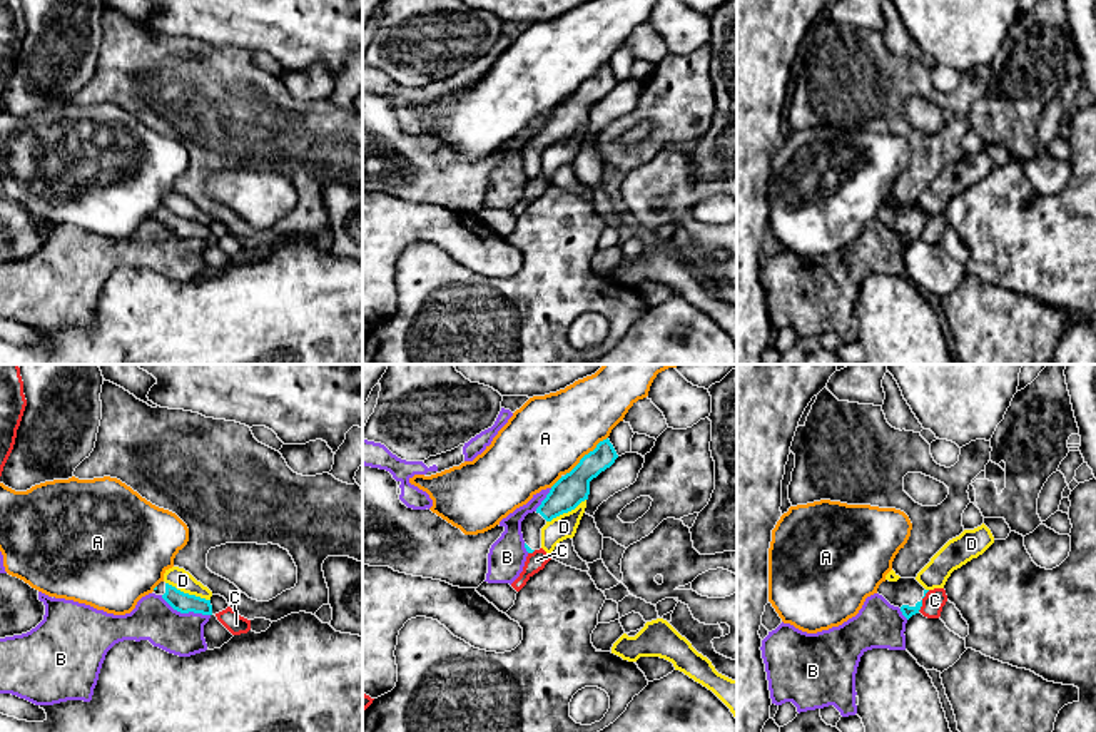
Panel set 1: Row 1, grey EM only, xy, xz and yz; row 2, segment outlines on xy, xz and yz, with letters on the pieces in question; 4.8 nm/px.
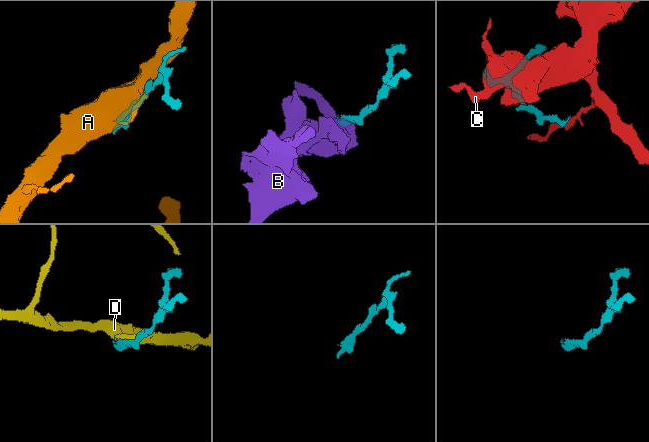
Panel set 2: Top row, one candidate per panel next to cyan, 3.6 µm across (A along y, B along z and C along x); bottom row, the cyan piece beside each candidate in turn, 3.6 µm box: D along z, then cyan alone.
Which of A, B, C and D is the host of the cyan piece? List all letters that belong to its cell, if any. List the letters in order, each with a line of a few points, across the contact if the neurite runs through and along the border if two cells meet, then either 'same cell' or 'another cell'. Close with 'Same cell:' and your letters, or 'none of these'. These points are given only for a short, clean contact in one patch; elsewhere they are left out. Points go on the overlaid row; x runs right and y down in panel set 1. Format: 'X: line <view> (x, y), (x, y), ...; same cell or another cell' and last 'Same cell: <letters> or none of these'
A: another cell
B: line xy (161, 595), (181, 612), (209, 615); another cell
C: line yz (929, 590), (918, 610); another cell
D: another cell
Same cell: none of these

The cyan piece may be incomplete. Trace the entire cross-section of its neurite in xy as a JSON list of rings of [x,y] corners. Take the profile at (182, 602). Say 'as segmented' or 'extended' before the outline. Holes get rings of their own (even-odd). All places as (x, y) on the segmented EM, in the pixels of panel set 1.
extended; [[[160,582],[152,593],[160,595],[174,610],[180,613],[194,612],[212,615],[211,600],[184,593],[165,582]]]

